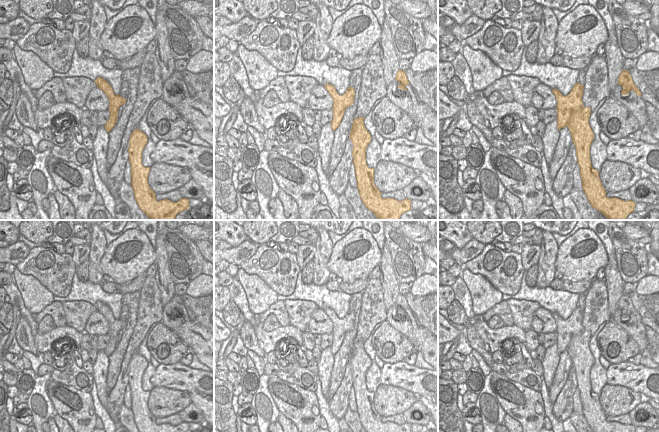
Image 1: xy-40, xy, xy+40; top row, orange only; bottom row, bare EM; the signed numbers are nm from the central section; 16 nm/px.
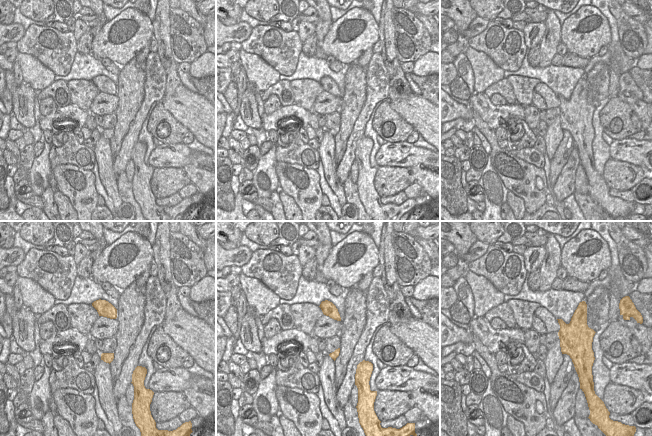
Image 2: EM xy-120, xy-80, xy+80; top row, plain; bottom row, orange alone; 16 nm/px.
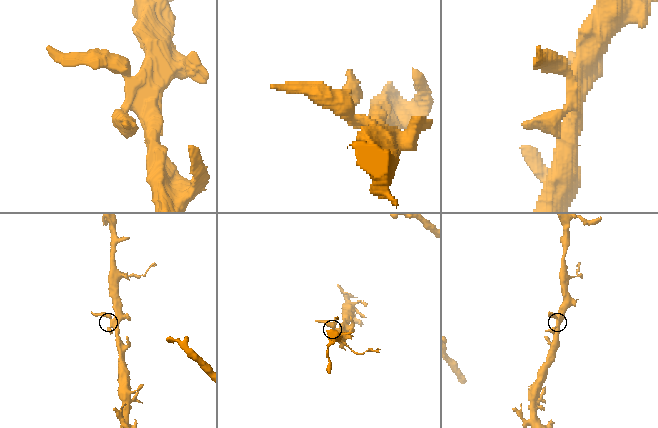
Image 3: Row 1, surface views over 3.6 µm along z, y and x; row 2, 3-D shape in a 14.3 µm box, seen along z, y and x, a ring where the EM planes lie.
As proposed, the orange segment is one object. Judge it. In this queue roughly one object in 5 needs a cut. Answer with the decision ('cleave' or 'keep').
keep

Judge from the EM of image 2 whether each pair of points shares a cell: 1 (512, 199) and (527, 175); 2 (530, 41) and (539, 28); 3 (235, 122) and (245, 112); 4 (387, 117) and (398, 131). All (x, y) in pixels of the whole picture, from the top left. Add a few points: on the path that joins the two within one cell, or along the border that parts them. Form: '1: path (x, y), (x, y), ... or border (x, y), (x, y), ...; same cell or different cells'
1: border (509, 190), (523, 200), (525, 210); different cells
2: path (532, 42), (538, 33); same cell
3: border (239, 113), (243, 122), (249, 127); different cells
4: path (391, 118), (397, 127); same cell

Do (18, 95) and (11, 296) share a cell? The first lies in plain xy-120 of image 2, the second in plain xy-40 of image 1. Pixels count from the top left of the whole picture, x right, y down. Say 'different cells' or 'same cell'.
different cells

